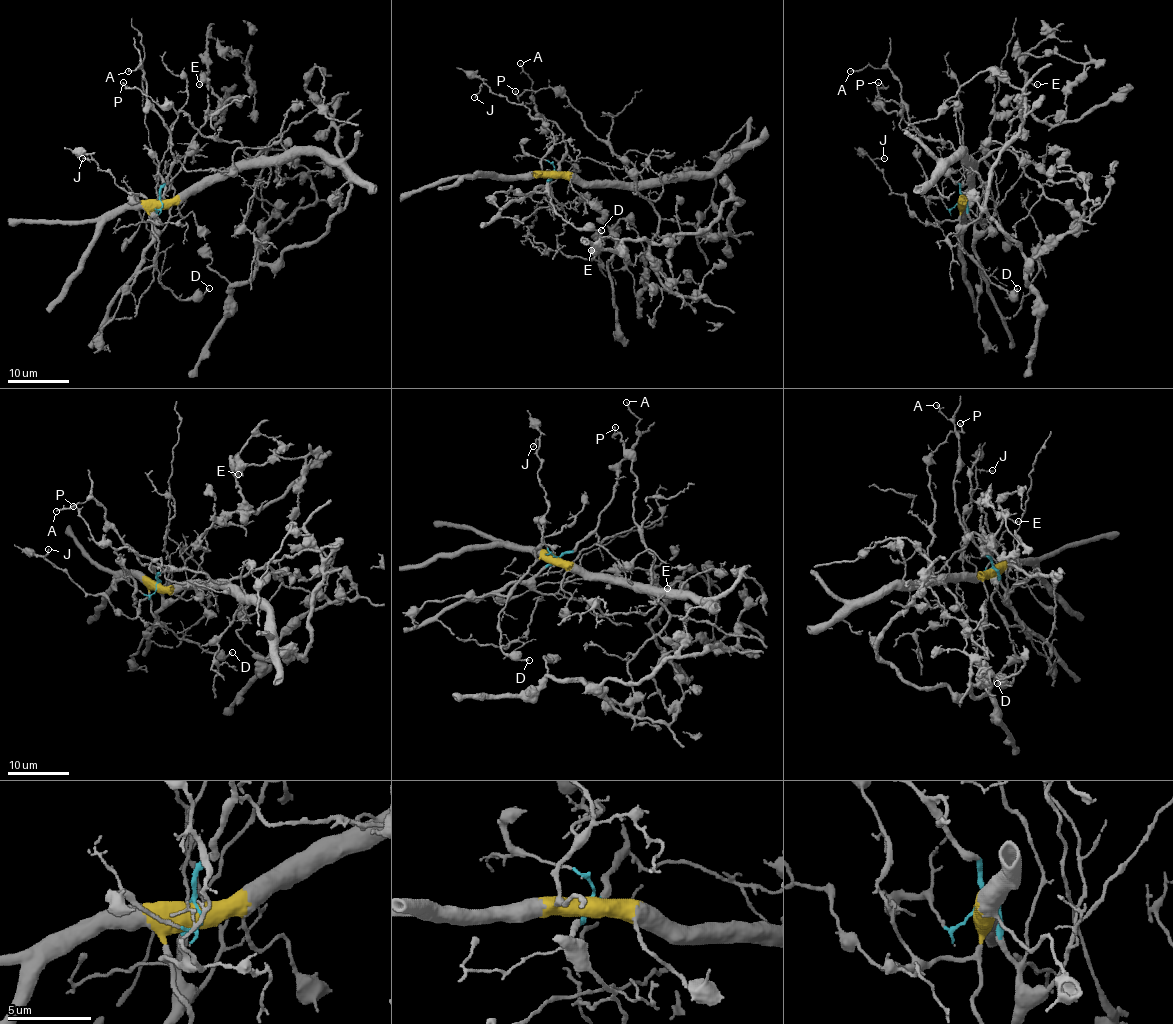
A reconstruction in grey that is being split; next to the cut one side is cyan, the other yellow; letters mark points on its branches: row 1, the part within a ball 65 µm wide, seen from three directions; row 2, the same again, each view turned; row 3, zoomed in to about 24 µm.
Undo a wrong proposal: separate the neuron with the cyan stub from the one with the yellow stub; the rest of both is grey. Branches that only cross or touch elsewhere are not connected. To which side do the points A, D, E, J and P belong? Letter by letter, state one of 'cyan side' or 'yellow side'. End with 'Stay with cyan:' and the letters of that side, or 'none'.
A: cyan side
D: yellow side
E: cyan side
J: yellow side
P: yellow side
Stay with cyan: A, E

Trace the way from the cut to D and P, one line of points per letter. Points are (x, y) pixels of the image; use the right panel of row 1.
D: (959, 200), (959, 245), (990, 280), (1015, 299), (1018, 288)
P: (959, 200), (969, 191), (969, 159), (950, 142), (926, 137), (895, 111), (875, 105), (883, 85), (878, 82)

